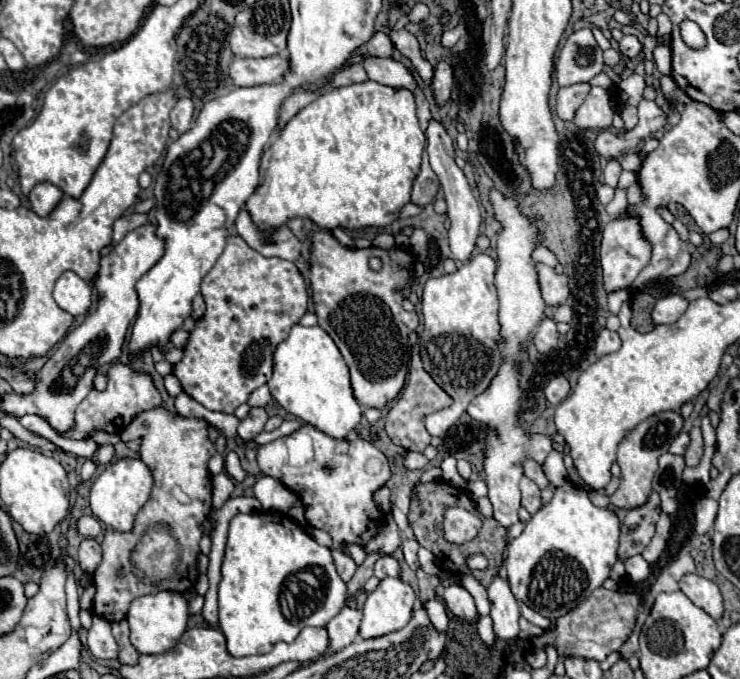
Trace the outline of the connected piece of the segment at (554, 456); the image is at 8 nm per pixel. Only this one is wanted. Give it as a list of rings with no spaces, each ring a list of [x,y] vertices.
[[[554,449],[548,453],[546,461],[542,463],[542,471],[544,471],[544,475],[548,477],[548,481],[554,487],[560,487],[562,483],[568,481],[568,471],[566,471],[566,467],[562,463],[562,453],[558,453]]]

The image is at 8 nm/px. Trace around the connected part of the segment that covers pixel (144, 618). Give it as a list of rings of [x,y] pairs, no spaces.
[[[160,591],[156,595],[144,595],[130,603],[130,611],[126,615],[130,623],[130,643],[136,647],[138,653],[144,655],[158,655],[170,651],[182,633],[186,631],[188,623],[188,605],[184,595],[172,591]]]

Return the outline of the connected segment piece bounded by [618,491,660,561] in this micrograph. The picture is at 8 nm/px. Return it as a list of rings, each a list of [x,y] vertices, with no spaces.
[[[652,491],[648,503],[628,511],[620,525],[620,545],[618,545],[620,559],[626,561],[646,549],[646,545],[654,535],[654,525],[658,517],[660,517],[660,499],[658,493]]]

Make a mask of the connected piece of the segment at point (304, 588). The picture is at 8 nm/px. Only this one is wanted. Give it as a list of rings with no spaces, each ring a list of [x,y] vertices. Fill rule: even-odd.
[[[266,511],[232,517],[222,563],[222,581],[218,585],[218,627],[226,635],[226,649],[230,655],[260,655],[270,651],[278,641],[294,641],[304,627],[326,627],[328,621],[340,613],[344,601],[346,583],[336,573],[330,549],[318,545],[298,523]]]

